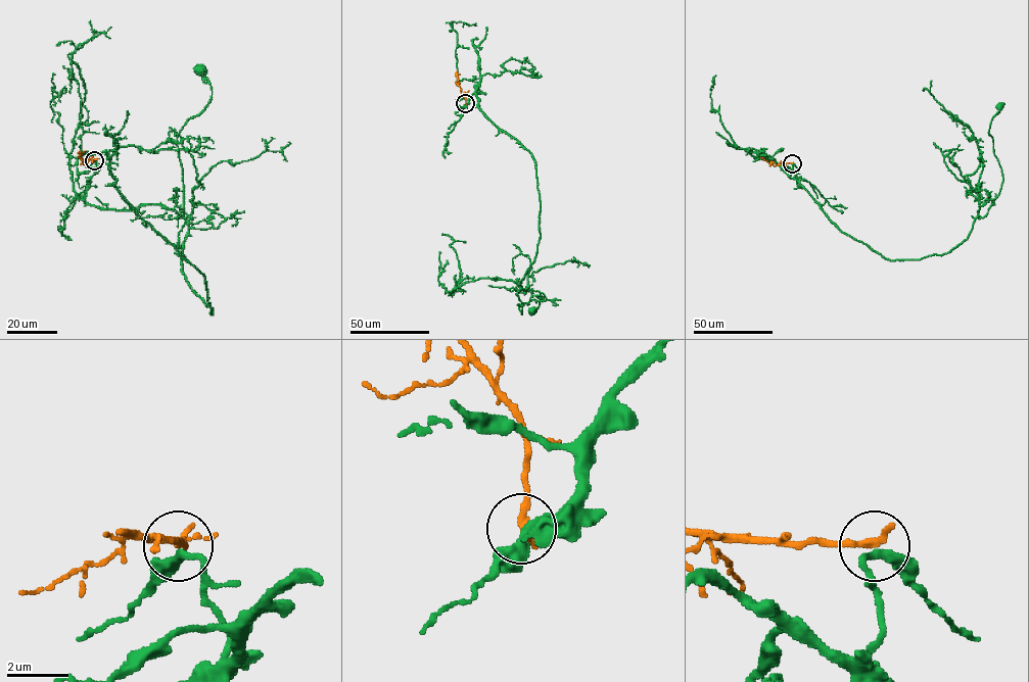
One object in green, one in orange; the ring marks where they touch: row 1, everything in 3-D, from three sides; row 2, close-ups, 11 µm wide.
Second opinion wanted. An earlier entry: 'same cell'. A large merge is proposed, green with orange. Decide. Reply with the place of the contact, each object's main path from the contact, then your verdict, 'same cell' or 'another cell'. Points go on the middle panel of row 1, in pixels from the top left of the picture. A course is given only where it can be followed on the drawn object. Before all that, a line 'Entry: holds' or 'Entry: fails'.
Entry: fails
place (465, 103); course green (465, 104), (475, 93), (534, 162), (540, 238), (517, 294), (522, 313), (518, 304), (540, 301), (532, 310); course orange (465, 104), (456, 71); another cell

